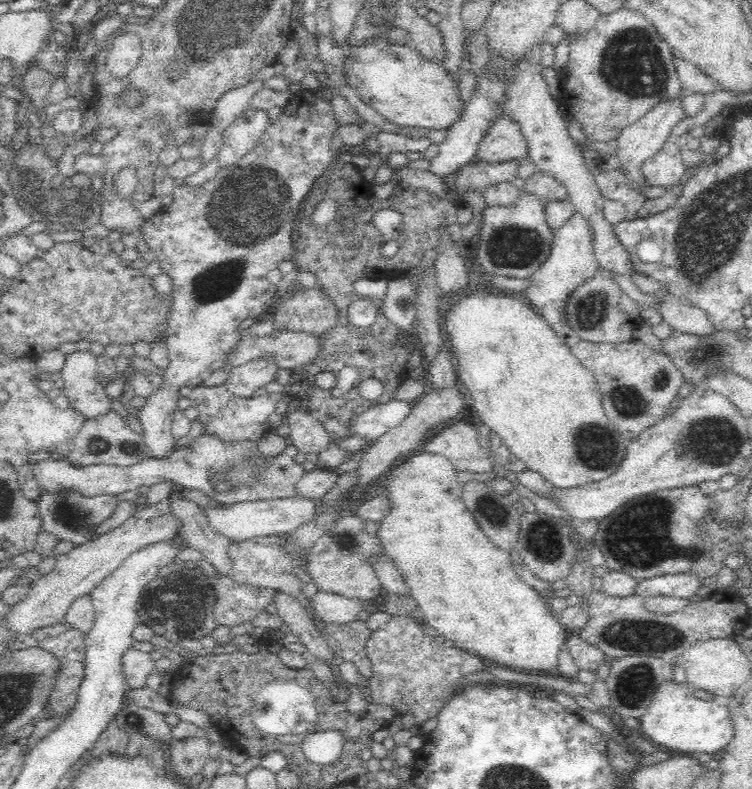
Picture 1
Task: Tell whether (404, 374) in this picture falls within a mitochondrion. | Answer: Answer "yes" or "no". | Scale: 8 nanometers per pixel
no

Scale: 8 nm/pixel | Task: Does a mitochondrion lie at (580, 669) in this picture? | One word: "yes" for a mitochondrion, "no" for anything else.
no

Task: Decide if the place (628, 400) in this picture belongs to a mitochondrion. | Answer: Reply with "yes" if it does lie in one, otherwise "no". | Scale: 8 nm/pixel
yes

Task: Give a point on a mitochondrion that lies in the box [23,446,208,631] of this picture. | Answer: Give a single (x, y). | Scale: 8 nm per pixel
(70, 511)

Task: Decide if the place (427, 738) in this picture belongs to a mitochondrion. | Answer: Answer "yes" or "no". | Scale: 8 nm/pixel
no

